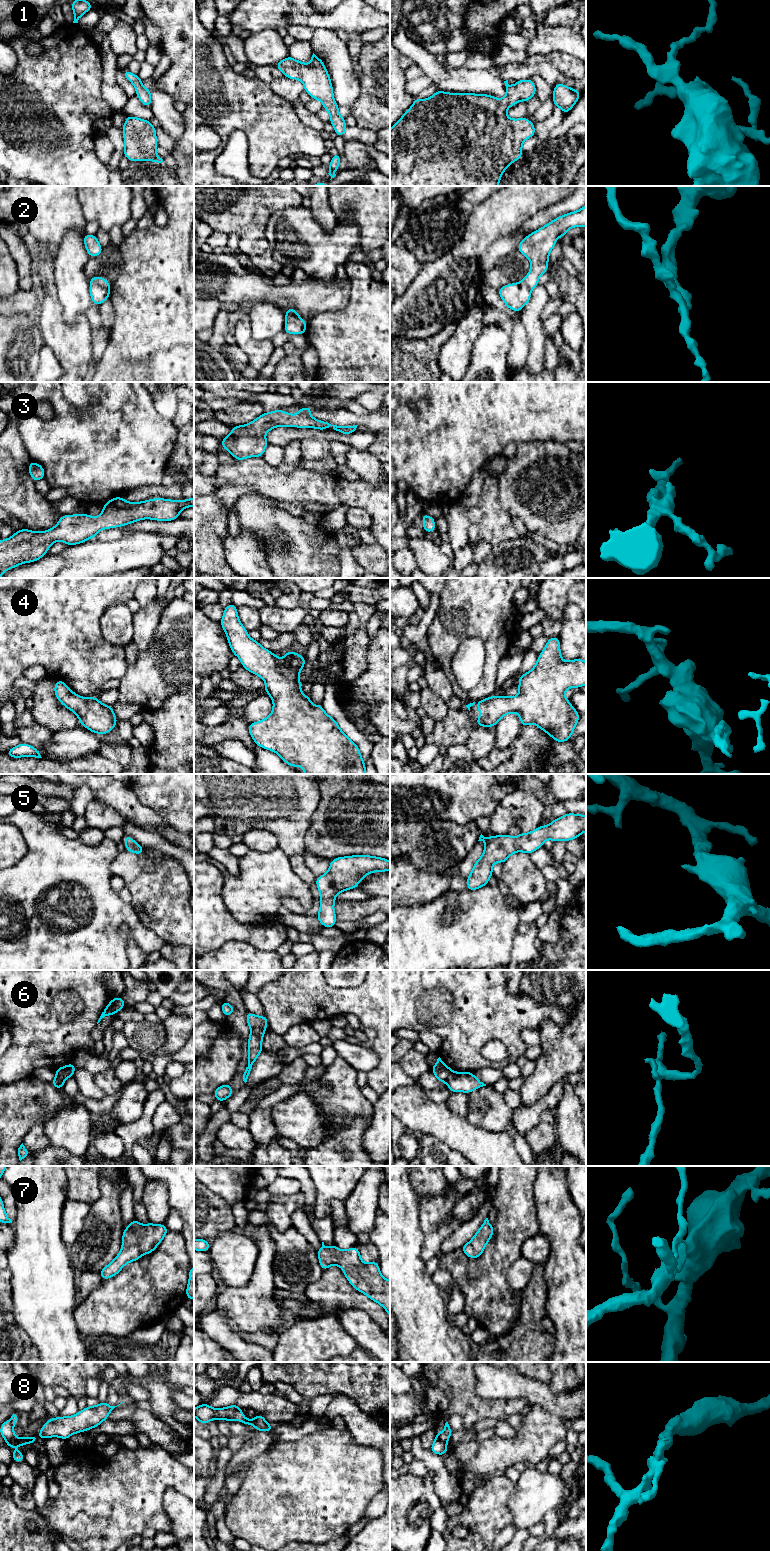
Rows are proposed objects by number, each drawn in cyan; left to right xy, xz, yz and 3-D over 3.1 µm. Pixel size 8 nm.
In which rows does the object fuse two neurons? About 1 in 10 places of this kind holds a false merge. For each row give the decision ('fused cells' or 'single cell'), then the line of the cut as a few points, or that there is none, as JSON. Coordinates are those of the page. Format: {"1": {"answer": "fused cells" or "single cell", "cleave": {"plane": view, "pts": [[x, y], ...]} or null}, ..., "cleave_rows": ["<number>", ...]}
{"1": {"answer": "single cell", "cleave": null}, "2": {"answer": "single cell", "cleave": null}, "3": {"answer": "single cell", "cleave": null}, "4": {"answer": "single cell", "cleave": null}, "5": {"answer": "single cell", "cleave": null}, "6": {"answer": "fused cells", "cleave": {"plane": "xy", "pts": [[63, 1076], [56, 1078], [58, 1088]]}}, "7": {"answer": "single cell", "cleave": null}, "8": {"answer": "single cell", "cleave": null}, "cleave_rows": ["6"]}

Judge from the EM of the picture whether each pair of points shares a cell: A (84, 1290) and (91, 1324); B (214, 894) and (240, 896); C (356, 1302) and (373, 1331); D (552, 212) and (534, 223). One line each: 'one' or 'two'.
A: two
B: two
C: two
D: one

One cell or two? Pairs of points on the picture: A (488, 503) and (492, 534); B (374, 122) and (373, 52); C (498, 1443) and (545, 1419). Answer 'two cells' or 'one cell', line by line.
A: one cell
B: one cell
C: one cell

